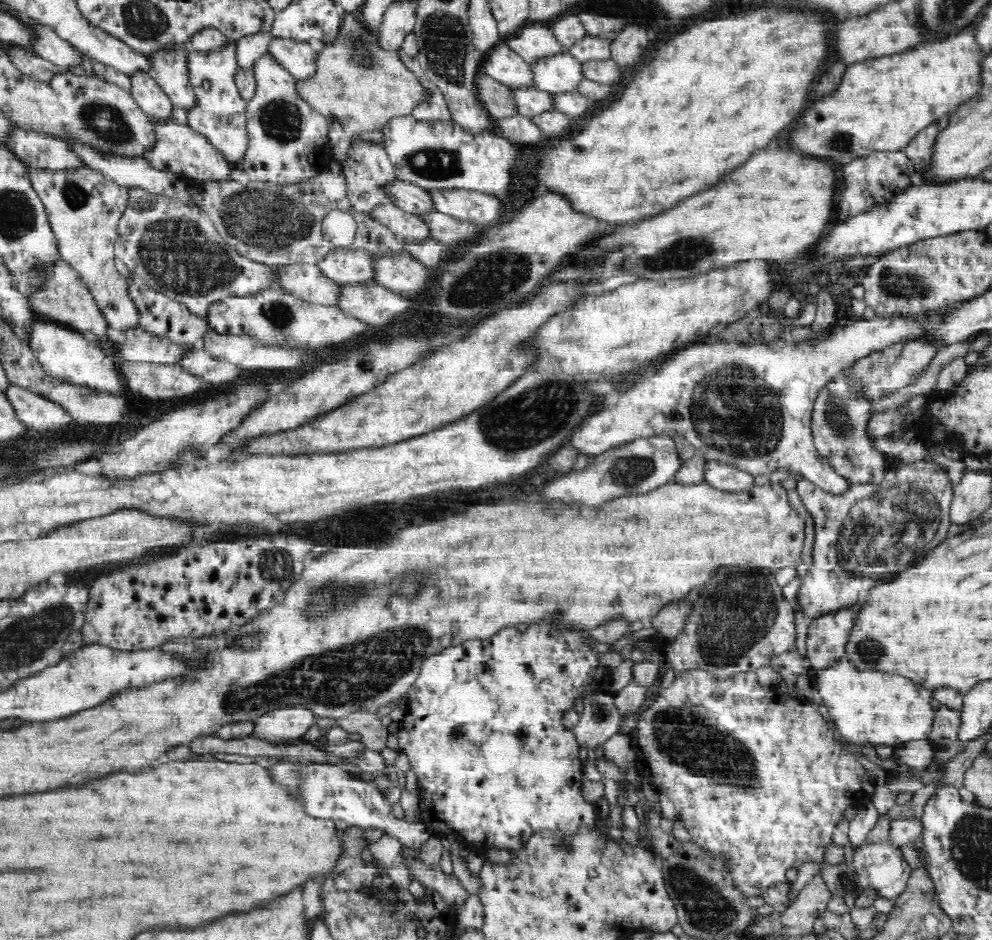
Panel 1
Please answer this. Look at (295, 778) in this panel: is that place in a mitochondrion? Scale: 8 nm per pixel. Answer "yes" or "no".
yes

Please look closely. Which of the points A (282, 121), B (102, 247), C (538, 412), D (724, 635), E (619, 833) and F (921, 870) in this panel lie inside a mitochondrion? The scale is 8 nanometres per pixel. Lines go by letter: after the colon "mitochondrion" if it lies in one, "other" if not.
A: mitochondrion
B: other
C: mitochondrion
D: mitochondrion
E: other
F: other

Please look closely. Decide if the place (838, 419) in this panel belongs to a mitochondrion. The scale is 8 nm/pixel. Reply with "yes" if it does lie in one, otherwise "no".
yes

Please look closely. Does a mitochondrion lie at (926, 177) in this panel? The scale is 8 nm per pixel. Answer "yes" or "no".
no

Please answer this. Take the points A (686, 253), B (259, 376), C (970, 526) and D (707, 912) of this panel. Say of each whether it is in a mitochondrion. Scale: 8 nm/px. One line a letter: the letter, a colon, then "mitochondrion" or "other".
A: mitochondrion
B: other
C: other
D: mitochondrion

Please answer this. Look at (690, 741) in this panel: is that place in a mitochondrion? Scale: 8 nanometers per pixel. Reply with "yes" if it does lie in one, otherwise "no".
yes

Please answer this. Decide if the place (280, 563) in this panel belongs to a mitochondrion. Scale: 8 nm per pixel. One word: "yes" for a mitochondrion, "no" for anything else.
yes

